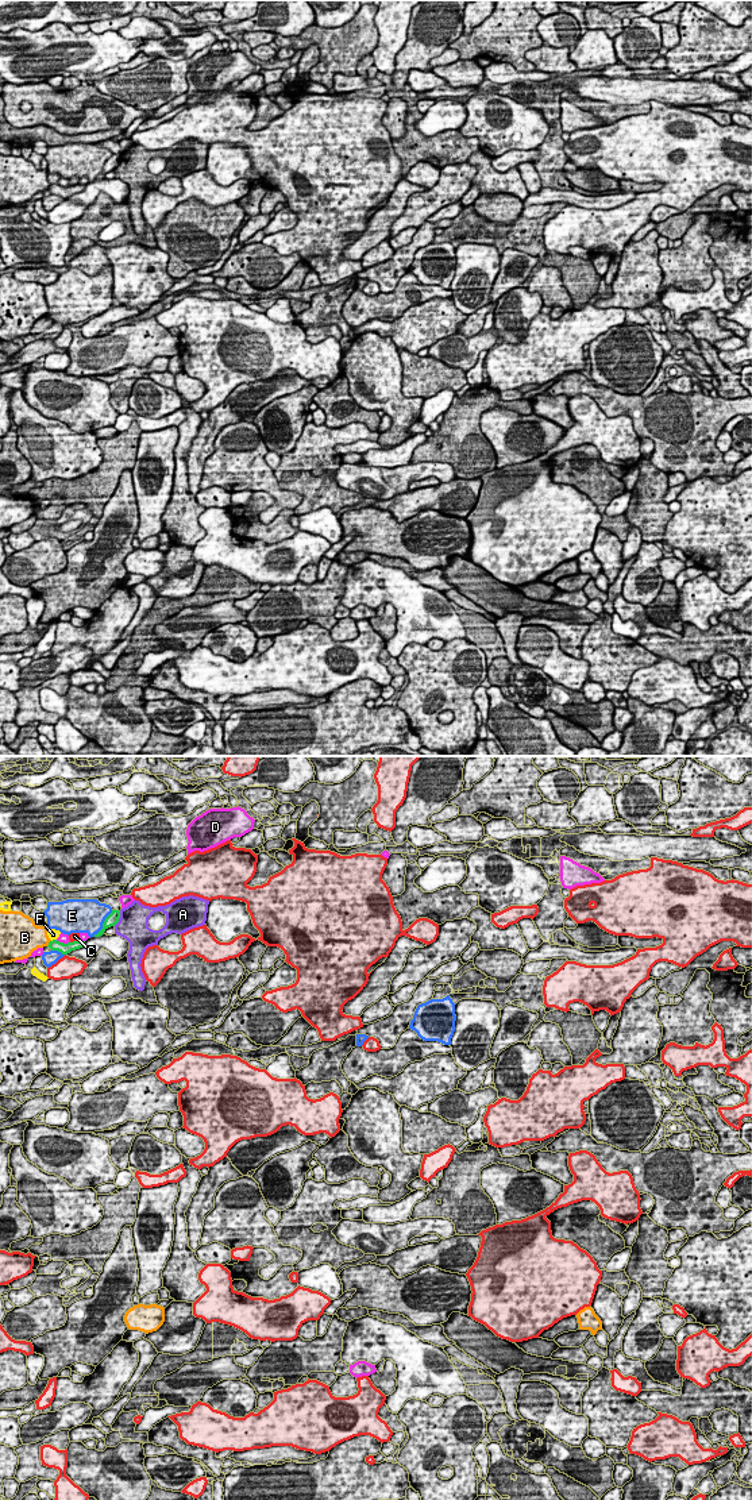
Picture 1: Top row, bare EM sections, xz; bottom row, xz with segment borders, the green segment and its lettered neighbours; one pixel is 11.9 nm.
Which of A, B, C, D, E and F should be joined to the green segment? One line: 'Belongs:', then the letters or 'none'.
Belongs: none

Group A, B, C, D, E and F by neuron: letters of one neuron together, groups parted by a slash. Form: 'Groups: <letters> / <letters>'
Groups: A / B / C / D / E / F

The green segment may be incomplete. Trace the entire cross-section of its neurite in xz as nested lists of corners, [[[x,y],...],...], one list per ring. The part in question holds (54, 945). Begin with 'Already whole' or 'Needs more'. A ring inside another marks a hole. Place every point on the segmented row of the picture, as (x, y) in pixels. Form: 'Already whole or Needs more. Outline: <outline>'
Already whole. Outline: [[[53,940],[49,942],[49,948],[51,950],[58,950],[61,952],[62,955],[68,955],[70,953],[72,950],[76,950],[76,949],[80,949],[82,948],[85,944],[85,941],[73,941],[73,942],[68,942],[68,944],[63,944],[63,942],[59,942],[57,940]]]

